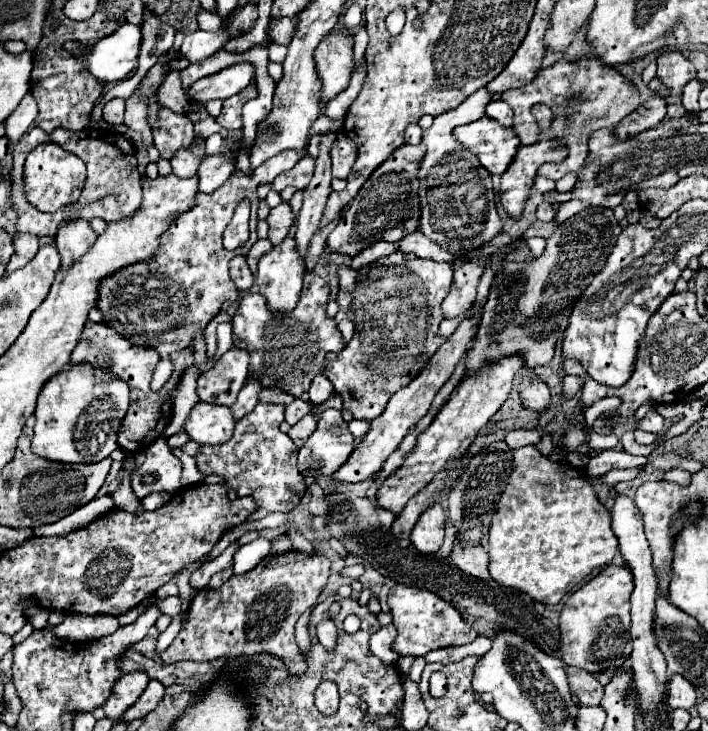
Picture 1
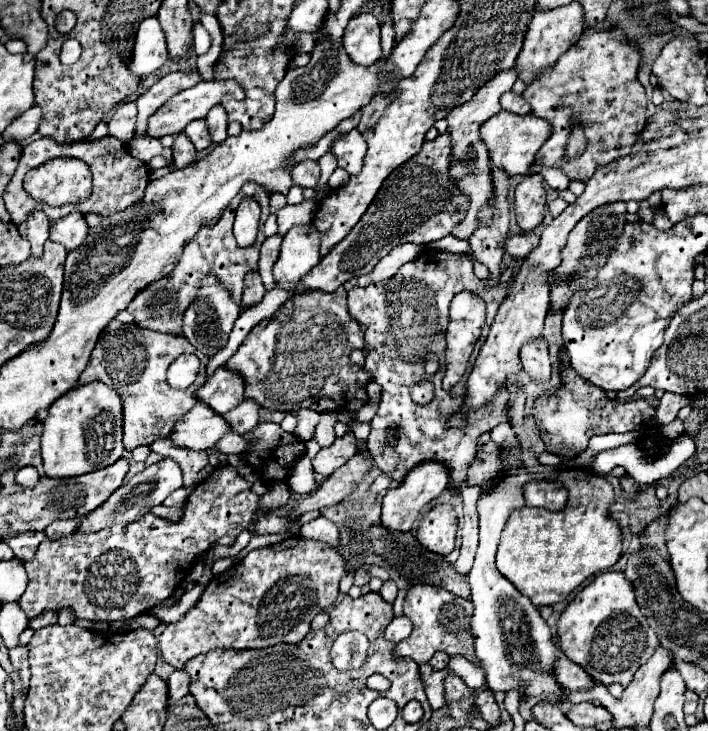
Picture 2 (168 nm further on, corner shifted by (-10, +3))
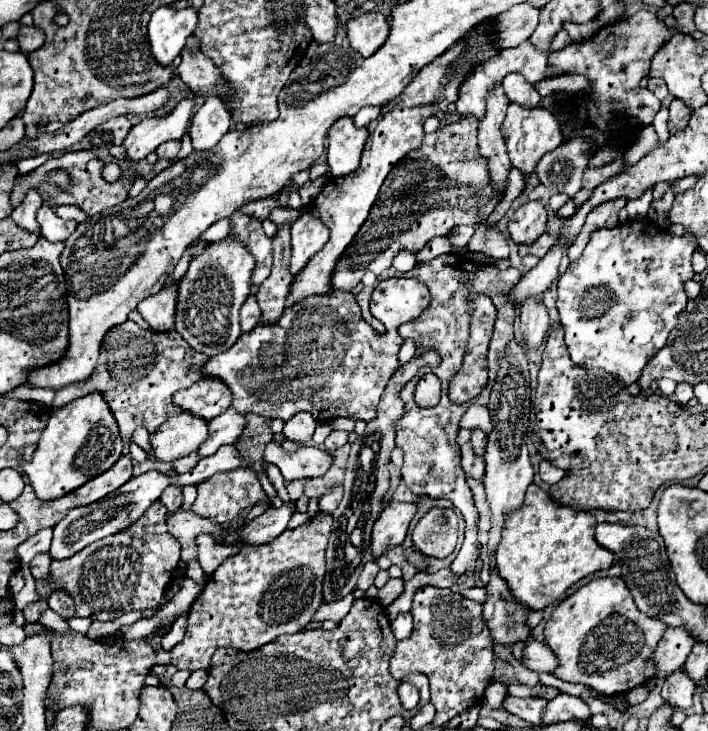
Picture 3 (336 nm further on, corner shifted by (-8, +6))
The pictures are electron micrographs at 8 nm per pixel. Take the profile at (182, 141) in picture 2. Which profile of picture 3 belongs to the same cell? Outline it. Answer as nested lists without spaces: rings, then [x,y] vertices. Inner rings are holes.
[[[166,141],[166,143],[158,145],[156,155],[158,155],[158,159],[172,159],[178,155],[178,151],[180,151],[180,141]]]

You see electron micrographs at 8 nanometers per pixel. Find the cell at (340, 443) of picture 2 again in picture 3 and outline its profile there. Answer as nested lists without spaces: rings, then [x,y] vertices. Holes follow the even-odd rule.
[[[276,441],[266,445],[264,459],[274,463],[288,482],[322,477],[332,465],[332,457],[318,447],[308,445],[308,447],[302,447],[294,453],[286,453],[280,447],[280,443],[276,443]]]

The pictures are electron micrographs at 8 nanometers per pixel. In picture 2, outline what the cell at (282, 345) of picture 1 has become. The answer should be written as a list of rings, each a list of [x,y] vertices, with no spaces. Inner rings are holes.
[[[340,286],[336,292],[302,292],[286,300],[278,312],[266,320],[266,326],[256,326],[240,344],[238,352],[226,362],[226,368],[238,372],[246,382],[246,398],[256,400],[260,406],[272,410],[286,410],[296,412],[302,408],[310,408],[316,412],[350,412],[358,410],[368,402],[366,390],[362,384],[370,380],[360,366],[352,366],[348,354],[356,348],[364,348],[364,334],[360,324],[352,318],[346,306],[346,290]]]

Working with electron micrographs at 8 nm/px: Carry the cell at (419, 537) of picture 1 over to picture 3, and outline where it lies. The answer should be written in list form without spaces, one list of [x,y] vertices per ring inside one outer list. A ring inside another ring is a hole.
[[[430,509],[412,531],[414,547],[426,557],[448,557],[458,539],[458,517],[452,509]]]

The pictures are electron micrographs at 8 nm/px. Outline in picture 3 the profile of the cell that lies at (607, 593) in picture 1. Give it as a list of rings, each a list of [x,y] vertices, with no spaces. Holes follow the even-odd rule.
[[[602,577],[580,587],[552,611],[544,627],[544,639],[558,657],[558,669],[554,671],[558,679],[582,683],[614,697],[650,681],[654,649],[664,631],[662,621],[638,613],[632,593],[620,577]]]

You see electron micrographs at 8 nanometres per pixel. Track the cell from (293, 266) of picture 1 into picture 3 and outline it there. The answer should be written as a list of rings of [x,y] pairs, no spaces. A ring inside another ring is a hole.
[[[310,211],[302,213],[302,217],[298,217],[298,221],[292,223],[292,261],[290,261],[292,275],[300,273],[308,259],[314,253],[318,253],[328,239],[330,239],[328,227]]]

